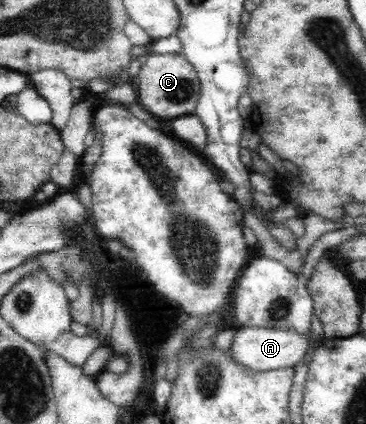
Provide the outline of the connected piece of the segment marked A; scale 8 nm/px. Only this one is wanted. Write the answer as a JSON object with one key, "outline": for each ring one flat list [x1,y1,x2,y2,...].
{"outline":[[239,327,234,333,230,345,230,355,246,369,256,372,278,370,293,367,296,363,303,361,304,353,308,348,306,336,290,328,268,328,268,327]]}

